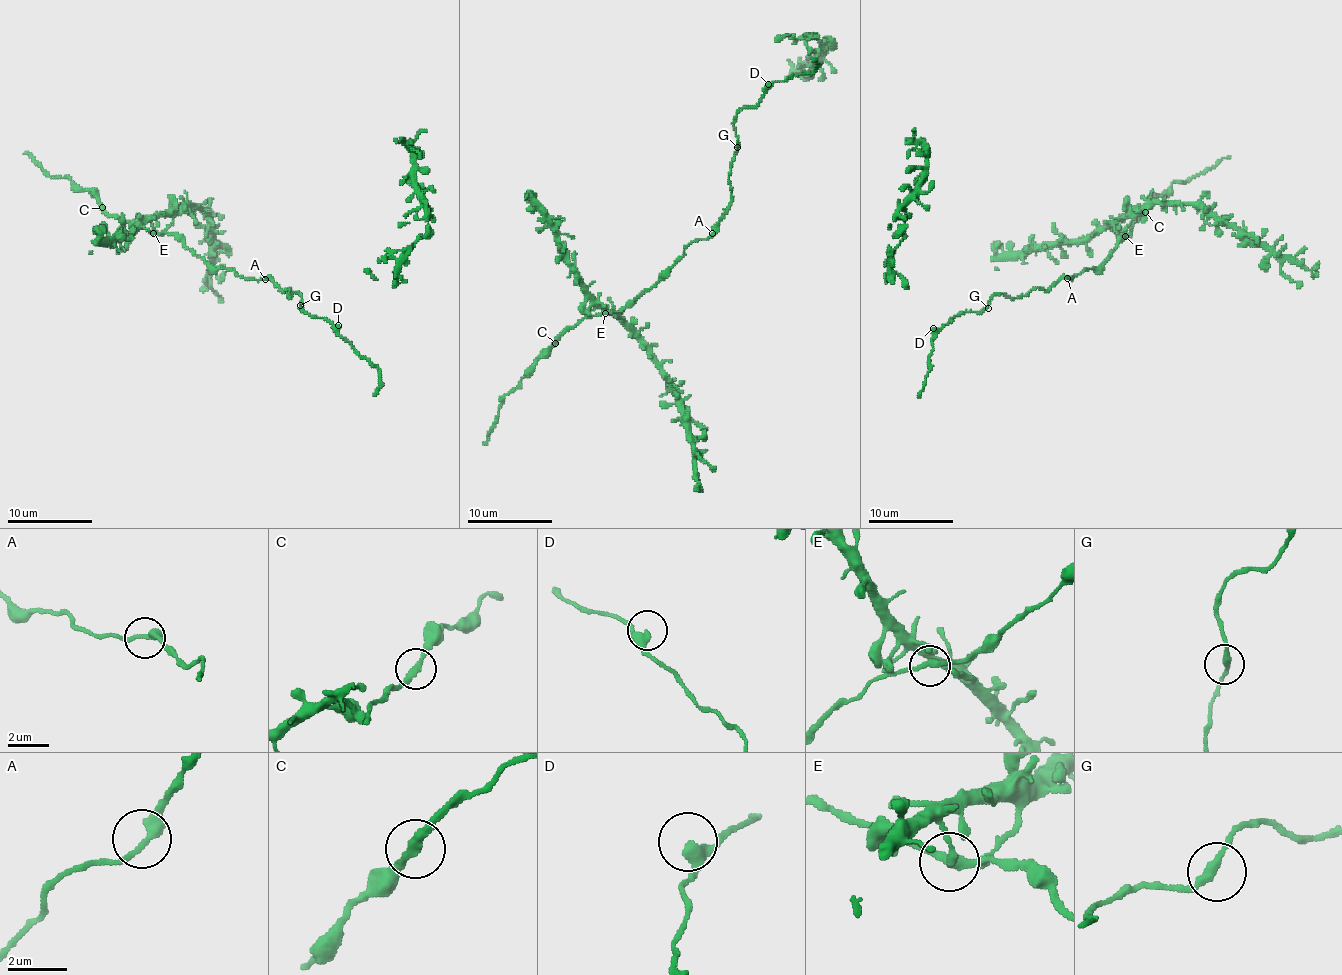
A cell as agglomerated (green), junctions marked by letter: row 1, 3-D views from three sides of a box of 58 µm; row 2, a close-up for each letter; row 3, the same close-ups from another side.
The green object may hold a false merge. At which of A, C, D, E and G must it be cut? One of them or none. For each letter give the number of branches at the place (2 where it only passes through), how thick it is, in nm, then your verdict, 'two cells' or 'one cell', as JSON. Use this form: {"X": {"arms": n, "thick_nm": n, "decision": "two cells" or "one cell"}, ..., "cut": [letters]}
{"A": {"arms": 2, "thick_nm": 320, "decision": "one cell"}, "C": {"arms": 2, "thick_nm": 280, "decision": "one cell"}, "D": {"arms": 2, "thick_nm": 320, "decision": "one cell"}, "E": {"arms": 2, "thick_nm": 280, "decision": "one cell"}, "G": {"arms": 2, "thick_nm": 280, "decision": "one cell"}, "cut": []}

